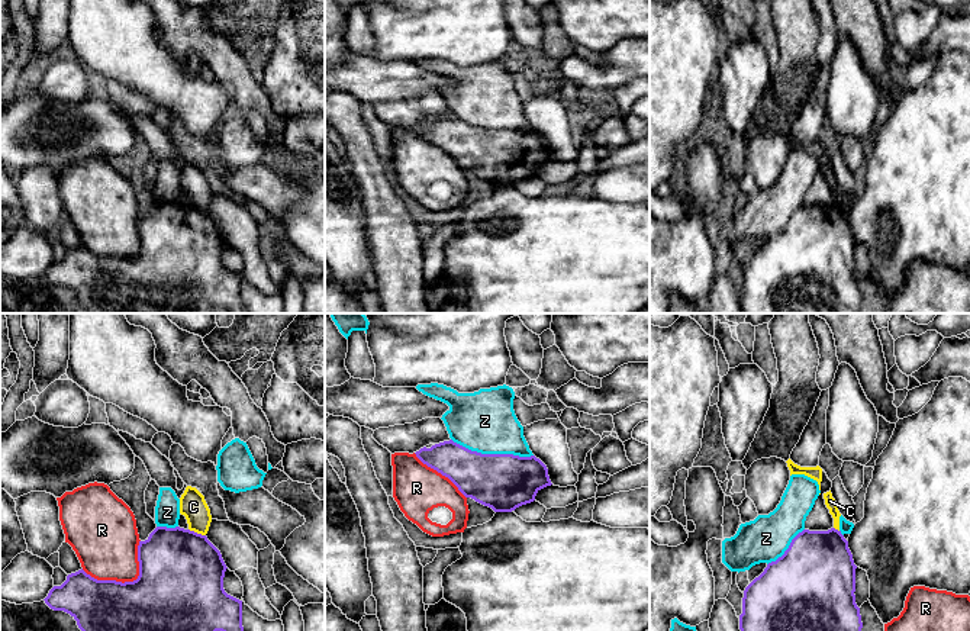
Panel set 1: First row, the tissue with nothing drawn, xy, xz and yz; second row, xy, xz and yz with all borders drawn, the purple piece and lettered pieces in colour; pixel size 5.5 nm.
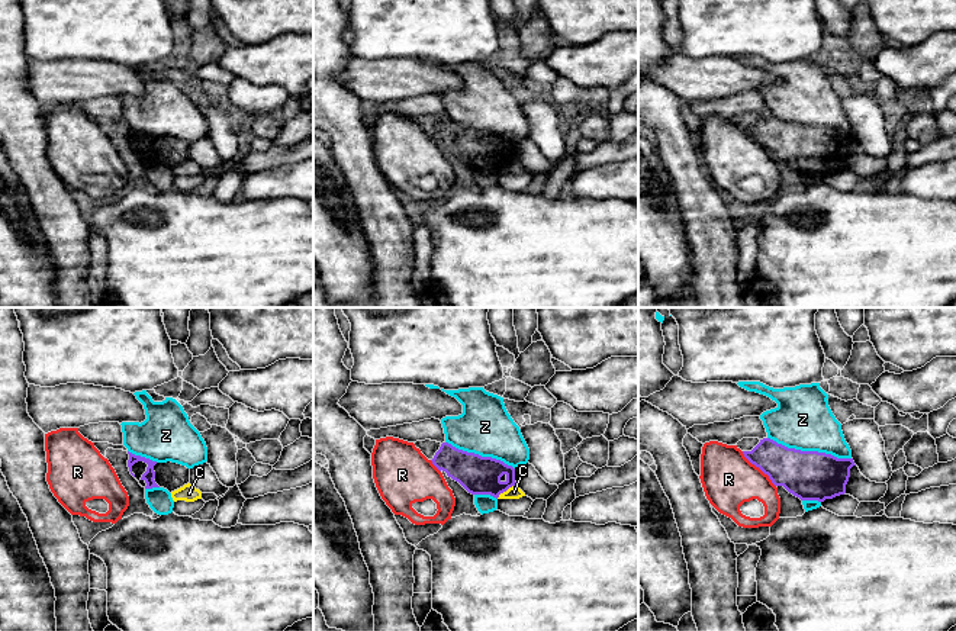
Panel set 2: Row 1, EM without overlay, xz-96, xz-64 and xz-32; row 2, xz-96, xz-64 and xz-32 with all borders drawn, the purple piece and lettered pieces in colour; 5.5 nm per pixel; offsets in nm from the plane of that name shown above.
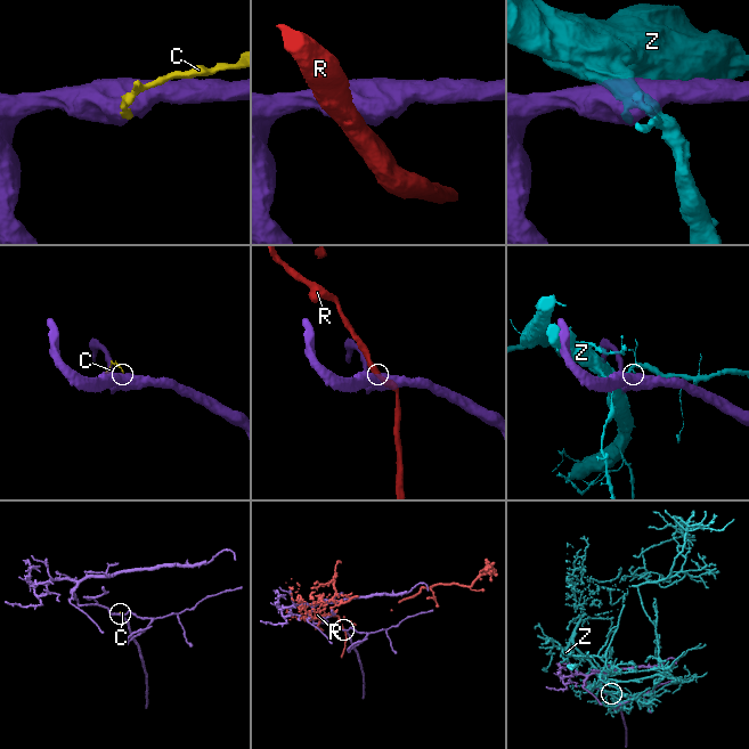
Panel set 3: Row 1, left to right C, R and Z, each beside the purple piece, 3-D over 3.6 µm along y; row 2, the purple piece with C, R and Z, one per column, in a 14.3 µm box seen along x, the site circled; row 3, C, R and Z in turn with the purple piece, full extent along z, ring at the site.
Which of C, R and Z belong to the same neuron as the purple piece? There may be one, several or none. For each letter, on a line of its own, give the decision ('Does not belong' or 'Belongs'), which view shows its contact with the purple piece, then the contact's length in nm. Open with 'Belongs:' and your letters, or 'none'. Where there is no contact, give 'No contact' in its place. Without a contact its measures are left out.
Belongs: none
C: Does not belong. Touches purple in xy. Shared border 100 nm
R: Does not belong. Touches purple in xy. Shared border 360 nm
Z: Does not belong. Touches purple in xz. Shared border 460 nm

